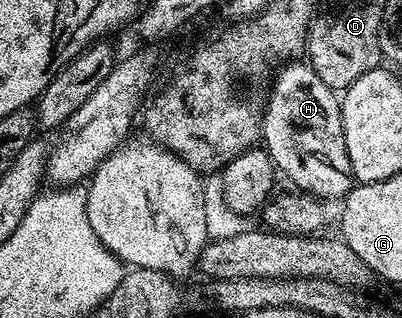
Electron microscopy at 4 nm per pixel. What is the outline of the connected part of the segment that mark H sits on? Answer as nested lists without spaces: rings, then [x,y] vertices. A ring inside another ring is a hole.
[[[292,61],[287,65],[279,68],[280,76],[276,79],[276,88],[272,91],[272,96],[267,96],[266,110],[264,113],[264,122],[262,124],[262,143],[269,155],[272,157],[272,162],[276,165],[276,170],[281,176],[284,175],[293,183],[295,190],[300,193],[307,193],[321,201],[327,199],[336,199],[336,201],[343,200],[344,196],[352,190],[354,180],[352,177],[352,170],[350,169],[350,159],[346,153],[346,145],[344,144],[344,134],[342,133],[342,119],[340,117],[340,99],[337,92],[331,91],[324,82],[317,75],[312,72],[311,66],[304,61]]]

